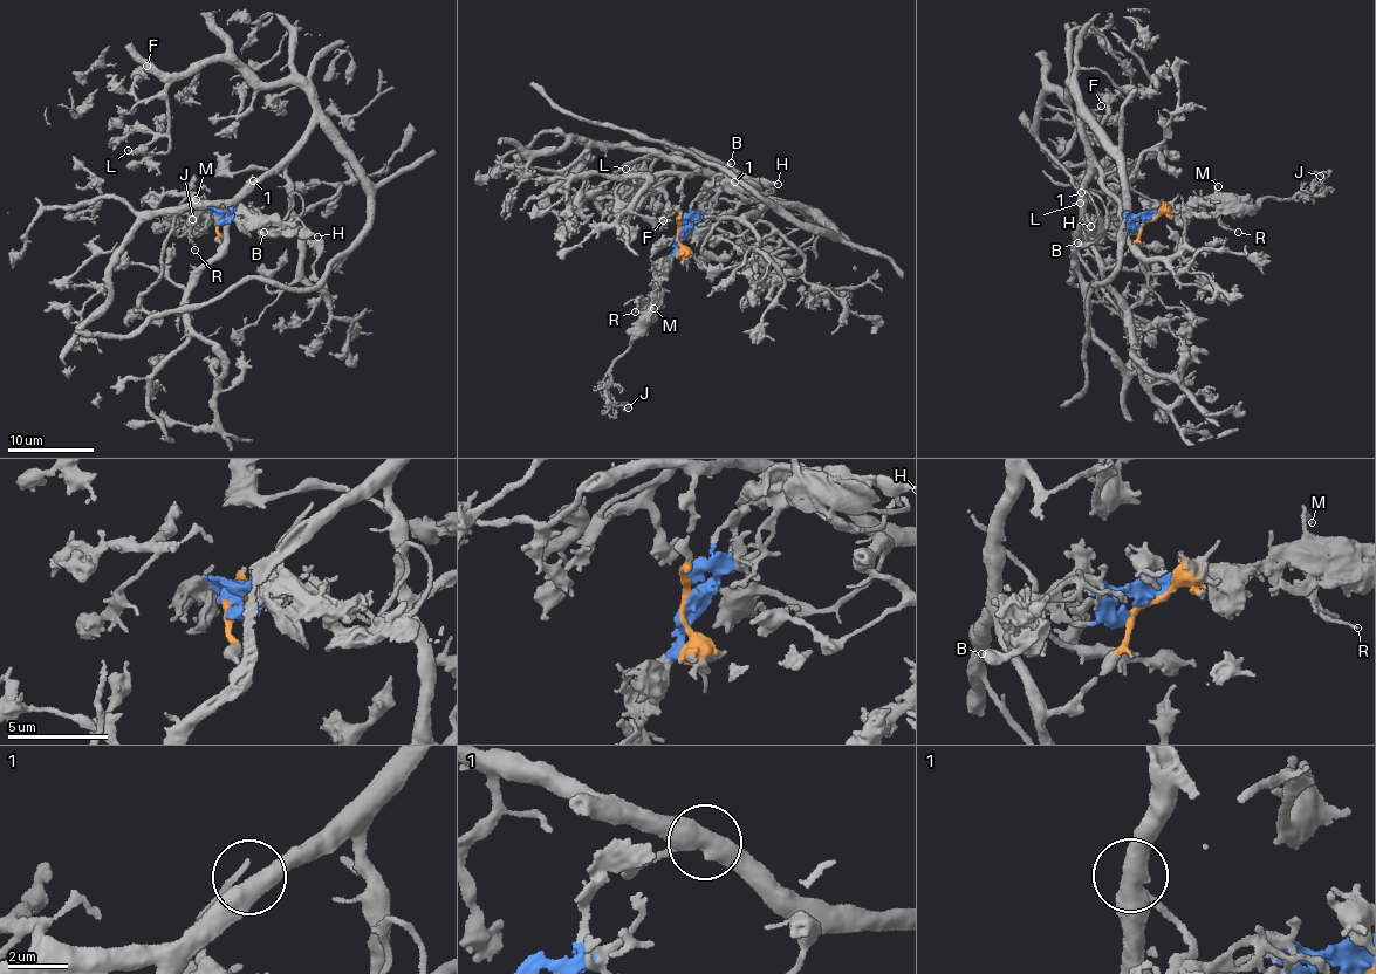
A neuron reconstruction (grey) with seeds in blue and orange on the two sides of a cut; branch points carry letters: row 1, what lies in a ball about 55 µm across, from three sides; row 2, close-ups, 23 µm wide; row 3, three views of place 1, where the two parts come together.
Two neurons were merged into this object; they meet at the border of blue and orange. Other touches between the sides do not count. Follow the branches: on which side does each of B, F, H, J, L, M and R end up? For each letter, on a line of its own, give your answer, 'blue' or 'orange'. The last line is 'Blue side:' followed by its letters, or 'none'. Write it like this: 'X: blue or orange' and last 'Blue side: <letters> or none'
B: blue
F: orange
H: blue
J: blue
L: orange
M: blue
R: blue
Blue side: B, H, J, M, R

